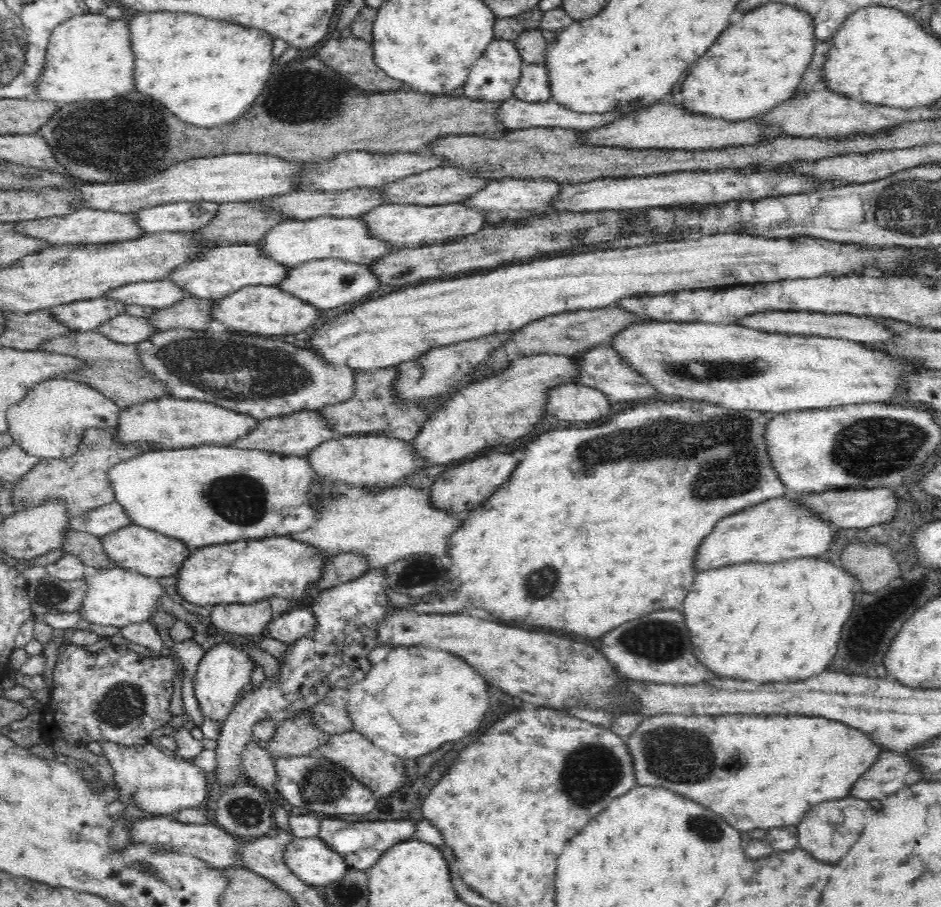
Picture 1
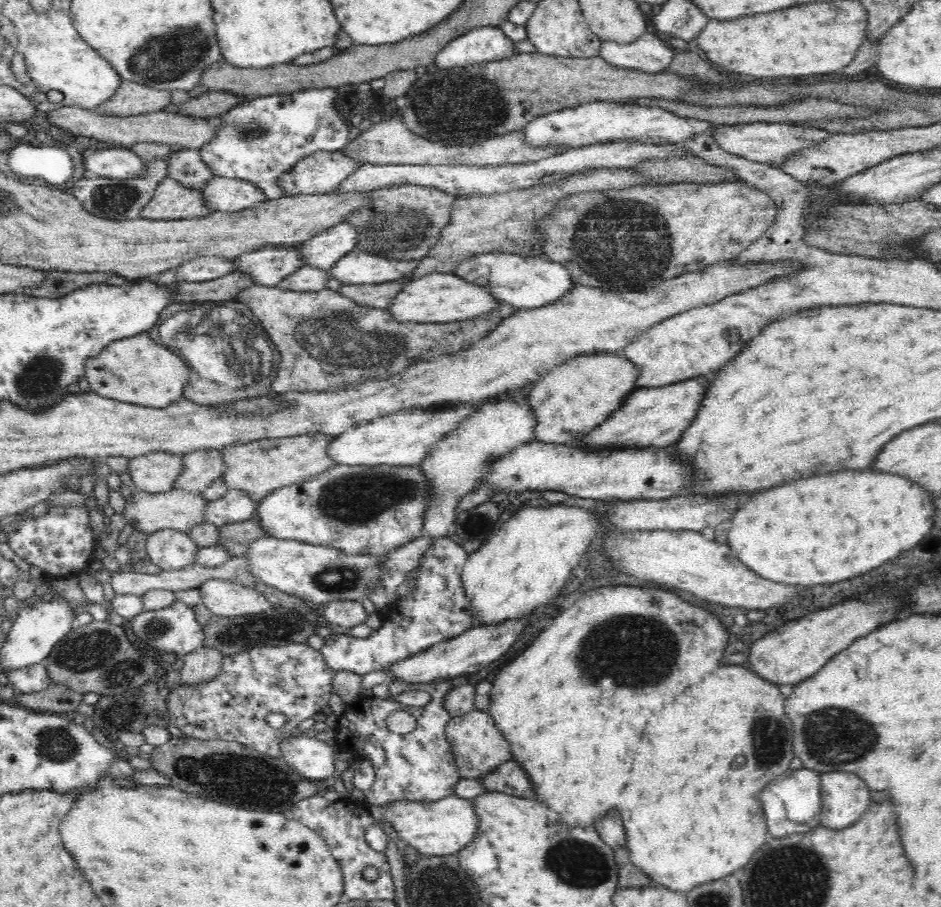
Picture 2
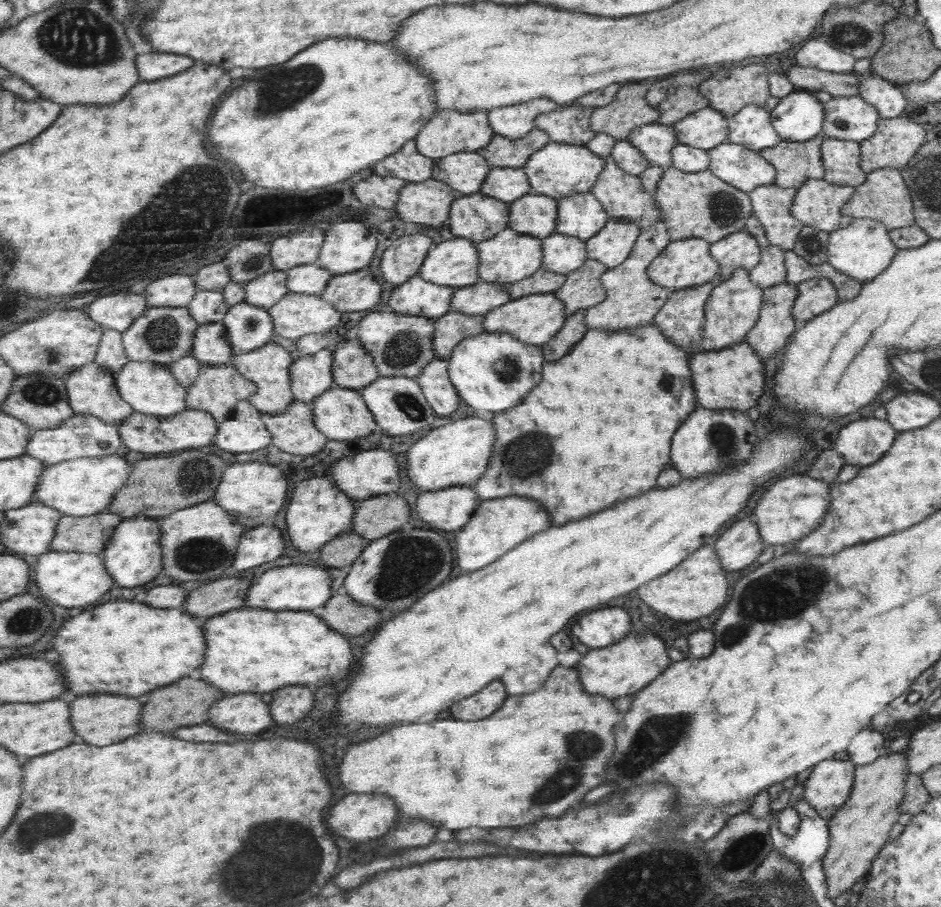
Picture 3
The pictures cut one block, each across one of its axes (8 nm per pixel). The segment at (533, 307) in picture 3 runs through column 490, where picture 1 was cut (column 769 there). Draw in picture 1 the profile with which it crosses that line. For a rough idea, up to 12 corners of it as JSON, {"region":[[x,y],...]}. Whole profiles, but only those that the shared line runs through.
{"region":[[754,314],[740,326],[800,338],[882,342],[872,318],[850,314]]}

